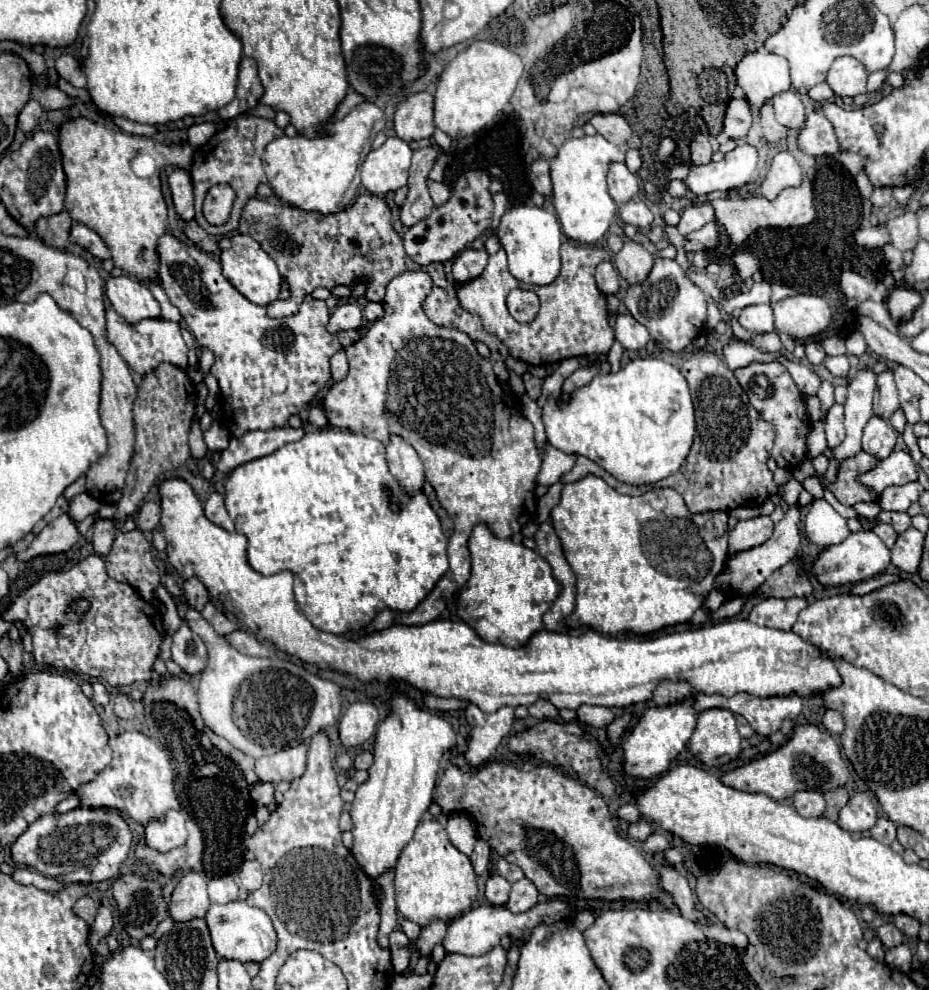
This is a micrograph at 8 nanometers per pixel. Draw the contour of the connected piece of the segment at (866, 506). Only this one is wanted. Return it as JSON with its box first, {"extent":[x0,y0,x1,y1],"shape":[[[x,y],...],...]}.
{"extent":[853,500,881,518],"shape":[[[873,500],[873,502],[859,502],[853,508],[857,512],[861,512],[861,516],[865,516],[865,518],[875,518],[881,512],[881,506],[879,506],[877,500]]]}

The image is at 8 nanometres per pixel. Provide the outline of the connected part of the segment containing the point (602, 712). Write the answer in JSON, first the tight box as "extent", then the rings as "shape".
{"extent":[577,706,613,728],"shape":[[[579,706],[577,708],[577,720],[587,724],[587,726],[593,726],[593,728],[607,728],[611,722],[613,722],[613,712],[609,708],[603,708],[603,706]]]}

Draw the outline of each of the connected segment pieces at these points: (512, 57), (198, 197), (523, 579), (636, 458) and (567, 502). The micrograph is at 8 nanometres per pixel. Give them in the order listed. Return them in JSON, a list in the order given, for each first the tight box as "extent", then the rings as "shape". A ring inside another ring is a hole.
[{"extent":[435,42,523,138],"shape":[[[475,42],[457,54],[441,72],[435,92],[435,126],[451,138],[463,138],[485,128],[515,92],[523,62],[505,46],[493,42]]]},{"extent":[191,114,283,236],"shape":[[[241,114],[233,120],[229,120],[225,124],[225,128],[215,132],[215,136],[209,142],[205,142],[203,146],[199,146],[195,150],[193,166],[191,166],[191,178],[193,178],[193,188],[195,188],[195,220],[205,232],[215,234],[215,236],[225,236],[227,232],[237,230],[243,206],[247,204],[249,198],[257,196],[257,186],[261,182],[267,182],[263,162],[261,162],[261,154],[263,154],[265,146],[277,136],[283,136],[283,128],[279,128],[273,120],[265,120],[265,118],[259,118],[259,116],[253,116],[253,114]],[[243,128],[251,128],[253,132],[245,134]],[[215,184],[231,184],[231,188],[237,192],[237,200],[235,200],[235,206],[233,206],[233,212],[231,212],[231,220],[225,226],[211,226],[203,218],[203,212],[201,212],[201,202],[205,198],[207,190]]]},{"extent":[459,524,561,648],"shape":[[[477,524],[469,540],[471,576],[459,592],[459,618],[491,642],[519,648],[543,628],[543,614],[561,592],[551,566],[535,550],[497,538],[487,524]]]},{"extent":[543,358,695,486],"shape":[[[637,358],[625,364],[617,374],[599,374],[595,380],[591,380],[591,384],[577,388],[569,400],[547,398],[543,422],[551,446],[565,454],[593,460],[619,482],[629,486],[655,484],[675,474],[685,462],[695,436],[693,402],[685,378],[675,366],[655,358]]]},{"extent":[551,476,729,636],"shape":[[[585,476],[573,484],[565,484],[563,494],[561,494],[561,502],[551,510],[551,520],[553,520],[553,528],[561,540],[563,546],[563,554],[577,578],[577,596],[575,596],[575,610],[569,616],[567,624],[571,628],[577,626],[589,626],[595,632],[601,634],[609,634],[609,636],[617,636],[619,632],[633,632],[633,634],[649,634],[655,630],[661,630],[665,626],[673,626],[673,624],[683,624],[689,622],[691,616],[695,614],[697,608],[703,606],[705,602],[705,592],[713,590],[715,578],[717,574],[723,570],[723,562],[727,556],[727,538],[729,538],[729,526],[727,526],[727,512],[705,512],[705,514],[691,514],[683,502],[683,498],[671,490],[671,488],[655,488],[649,490],[647,494],[641,496],[623,496],[619,492],[615,492],[611,486],[607,486],[605,480],[597,478],[597,476]]]}]

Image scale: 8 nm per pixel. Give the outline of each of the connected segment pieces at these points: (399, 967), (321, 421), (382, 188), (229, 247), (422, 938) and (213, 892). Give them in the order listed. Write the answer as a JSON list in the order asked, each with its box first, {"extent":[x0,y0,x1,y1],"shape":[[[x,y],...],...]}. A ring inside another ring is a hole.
[{"extent":[391,946,413,974],"shape":[[[401,946],[401,948],[391,948],[391,968],[397,974],[407,972],[407,968],[411,966],[413,960],[413,952],[409,950],[409,946]]]},{"extent":[307,406,327,428],"shape":[[[311,406],[311,408],[307,410],[307,420],[309,420],[315,428],[327,426],[327,416],[325,416],[325,412],[323,412],[321,408],[315,408],[315,406]]]},{"extent":[361,136,413,196],"shape":[[[397,136],[387,138],[381,148],[367,154],[361,166],[363,186],[375,196],[385,196],[403,188],[407,184],[411,156],[413,150],[407,142],[399,140]]]},{"extent":[219,236,281,306],"shape":[[[231,236],[223,238],[219,242],[221,246],[221,264],[223,264],[223,276],[253,304],[267,306],[279,298],[281,292],[281,274],[277,270],[277,264],[273,258],[251,238],[251,236]]]},{"extent":[417,920,447,958],"shape":[[[437,920],[429,926],[425,926],[417,938],[417,950],[419,950],[419,956],[423,958],[431,958],[431,950],[435,944],[439,944],[443,940],[447,932],[447,922],[443,920]]]},{"extent":[209,874,239,904],"shape":[[[231,874],[213,878],[209,882],[209,898],[215,904],[227,904],[231,900],[237,900],[237,894],[239,894],[239,886]]]}]

